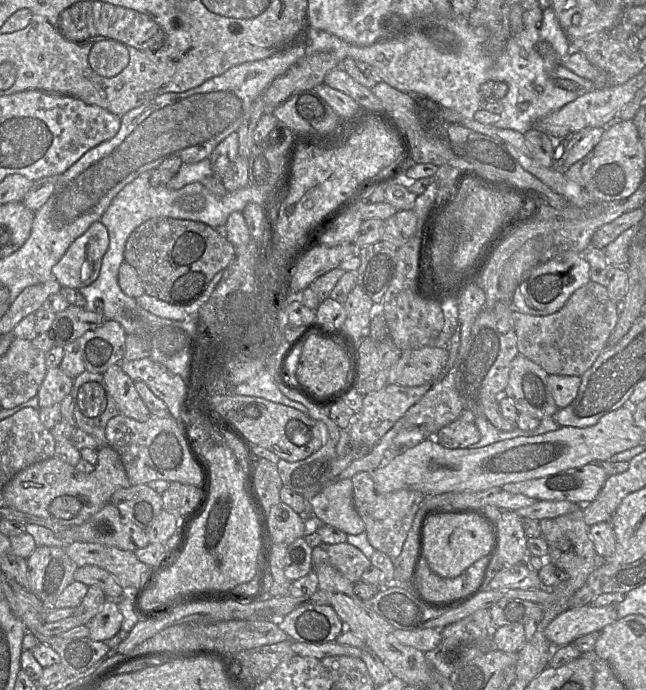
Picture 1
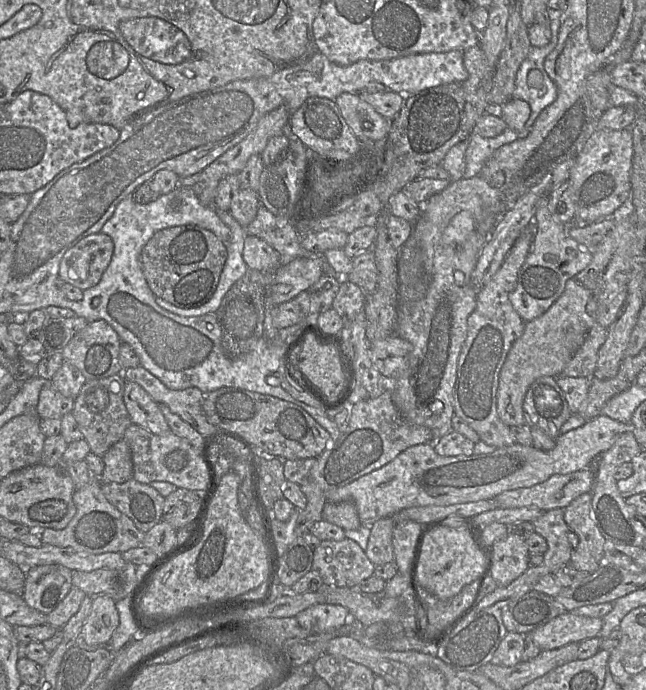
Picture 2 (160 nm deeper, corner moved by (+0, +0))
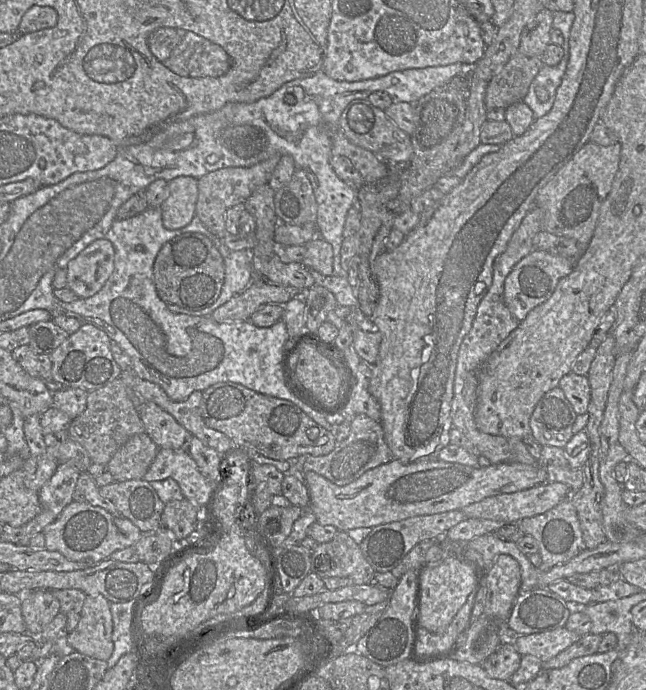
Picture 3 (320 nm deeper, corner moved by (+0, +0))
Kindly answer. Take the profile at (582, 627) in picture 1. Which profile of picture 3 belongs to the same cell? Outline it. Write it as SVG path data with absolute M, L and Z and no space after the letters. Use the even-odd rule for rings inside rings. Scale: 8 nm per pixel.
M564 626L528 635L512 636L512 642L521 656L532 655L546 662L580 638L579 634Z

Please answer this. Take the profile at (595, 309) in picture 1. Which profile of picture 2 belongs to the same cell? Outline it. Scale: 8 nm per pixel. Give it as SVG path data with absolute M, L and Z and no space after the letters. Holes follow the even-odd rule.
M596 322L560 376L592 378L597 364L598 351L605 342L607 333L608 329Z

